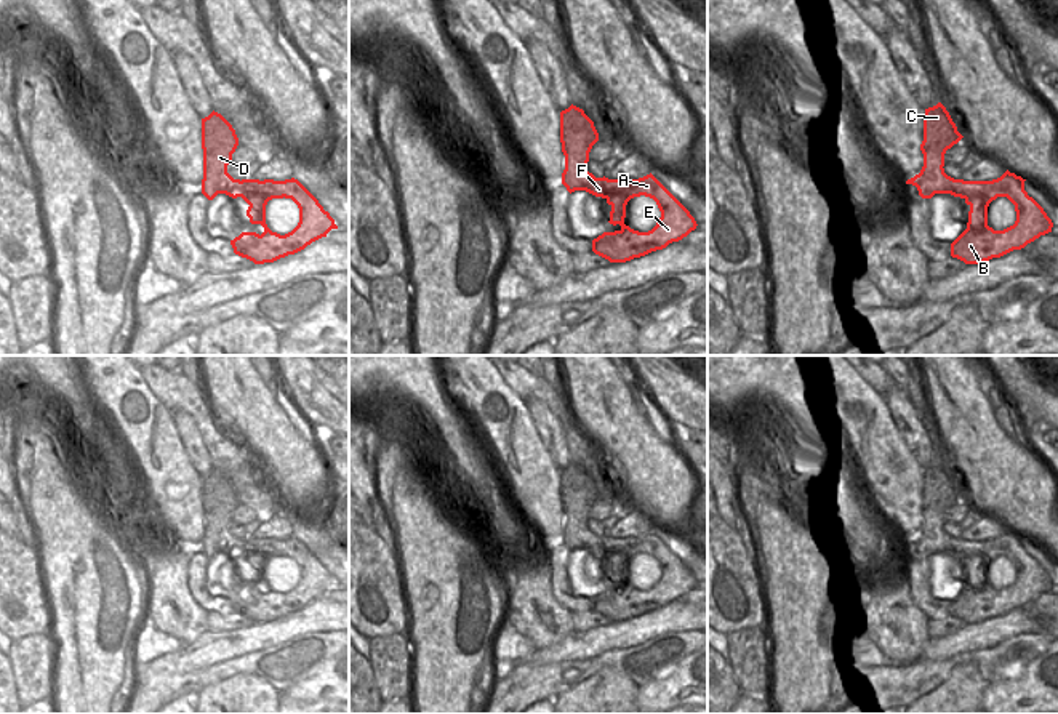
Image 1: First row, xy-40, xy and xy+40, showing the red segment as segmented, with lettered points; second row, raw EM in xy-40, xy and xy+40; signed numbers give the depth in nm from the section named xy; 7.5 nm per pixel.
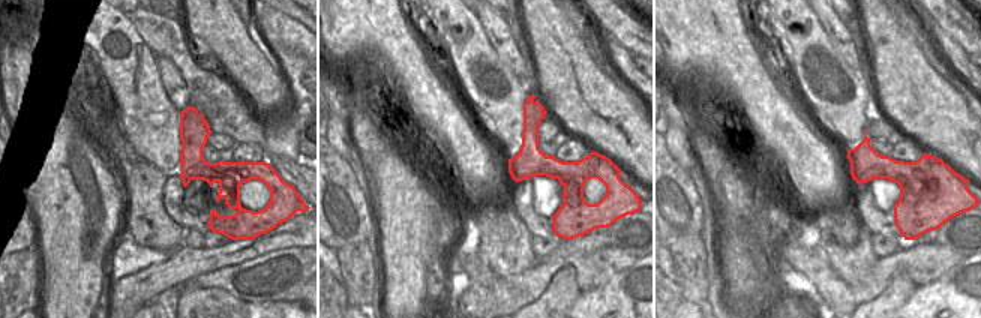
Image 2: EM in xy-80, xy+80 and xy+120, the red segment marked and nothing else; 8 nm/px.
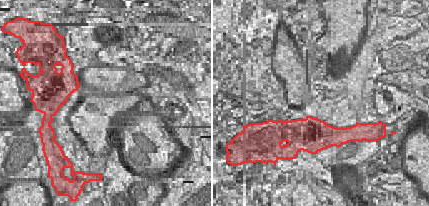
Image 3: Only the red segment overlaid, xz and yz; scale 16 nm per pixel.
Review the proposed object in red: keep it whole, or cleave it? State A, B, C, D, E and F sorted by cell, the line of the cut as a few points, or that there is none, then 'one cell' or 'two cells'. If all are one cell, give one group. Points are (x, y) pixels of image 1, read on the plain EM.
groups A B C D E F; cut none; one cell

